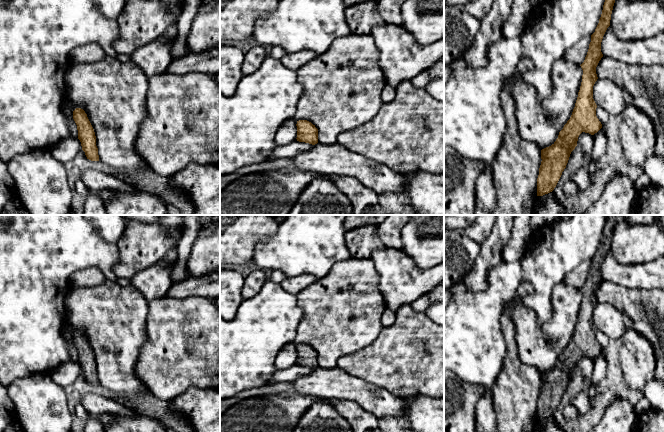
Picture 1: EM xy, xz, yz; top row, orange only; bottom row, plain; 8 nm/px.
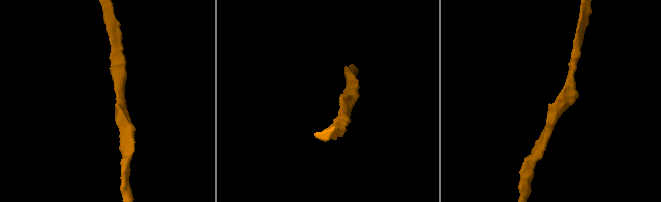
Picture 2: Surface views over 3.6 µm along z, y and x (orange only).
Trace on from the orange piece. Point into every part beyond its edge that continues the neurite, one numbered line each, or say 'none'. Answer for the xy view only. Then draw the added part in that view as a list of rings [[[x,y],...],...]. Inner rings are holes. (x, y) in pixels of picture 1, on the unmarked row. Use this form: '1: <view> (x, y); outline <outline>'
none

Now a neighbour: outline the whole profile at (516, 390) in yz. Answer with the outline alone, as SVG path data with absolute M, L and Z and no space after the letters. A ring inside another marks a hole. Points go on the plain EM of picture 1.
M514 300L503 309L501 323L507 353L503 368L492 386L498 426L495 432L534 432L541 372L520 361L513 320Z

